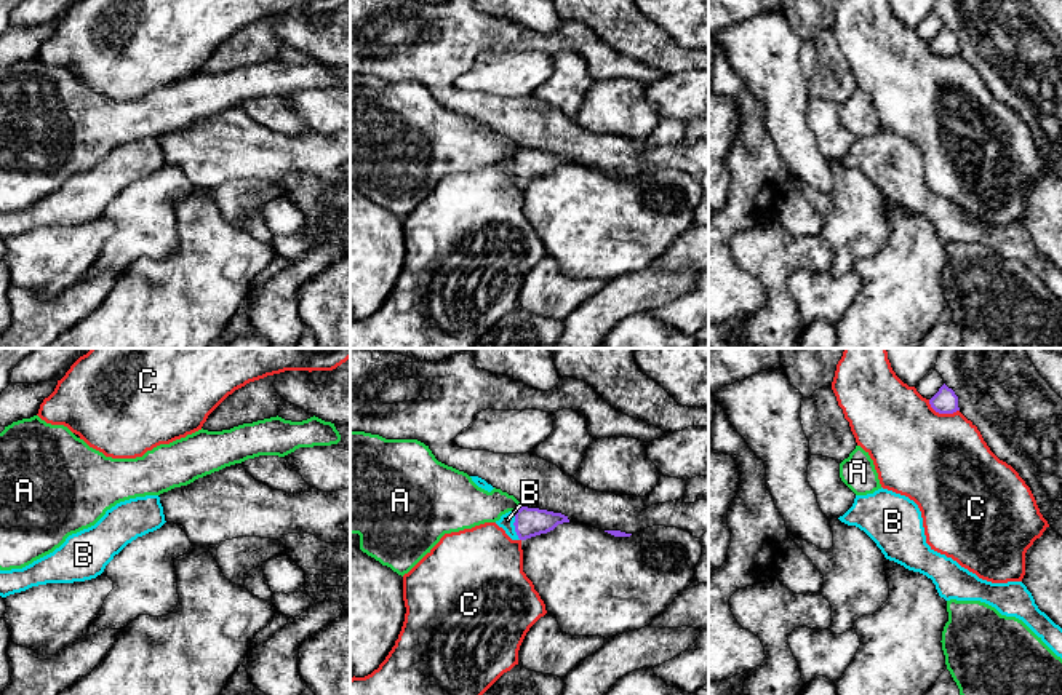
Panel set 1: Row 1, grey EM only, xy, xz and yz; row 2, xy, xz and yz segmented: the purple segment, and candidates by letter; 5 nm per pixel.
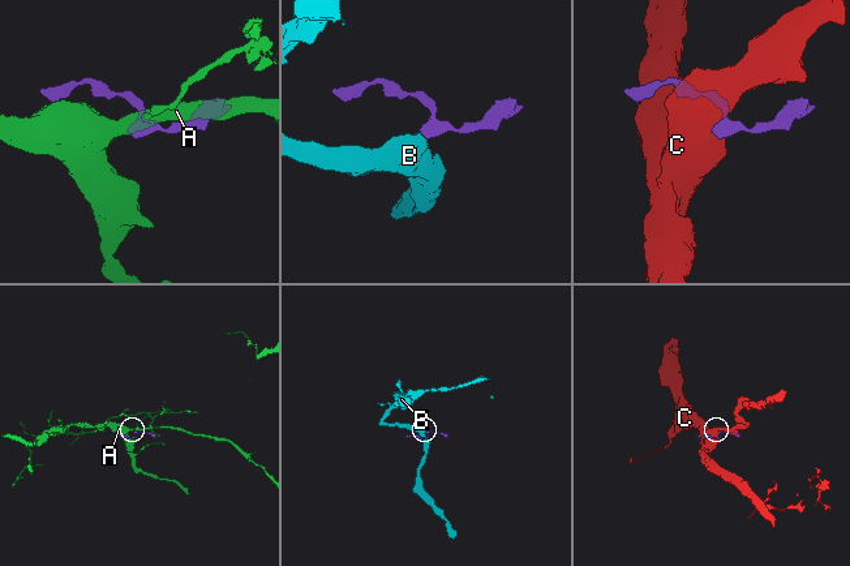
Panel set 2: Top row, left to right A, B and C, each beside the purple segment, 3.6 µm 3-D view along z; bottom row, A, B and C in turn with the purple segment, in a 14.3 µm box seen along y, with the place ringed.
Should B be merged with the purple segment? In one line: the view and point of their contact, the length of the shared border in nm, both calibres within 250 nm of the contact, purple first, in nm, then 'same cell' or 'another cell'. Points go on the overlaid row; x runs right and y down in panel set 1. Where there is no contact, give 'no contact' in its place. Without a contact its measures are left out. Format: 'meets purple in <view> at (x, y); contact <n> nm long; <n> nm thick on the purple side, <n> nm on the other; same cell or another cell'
meets purple in xz at (514, 524); contact 150 nm long; 140 nm thick on the purple side, 70 nm on the other; another cell

